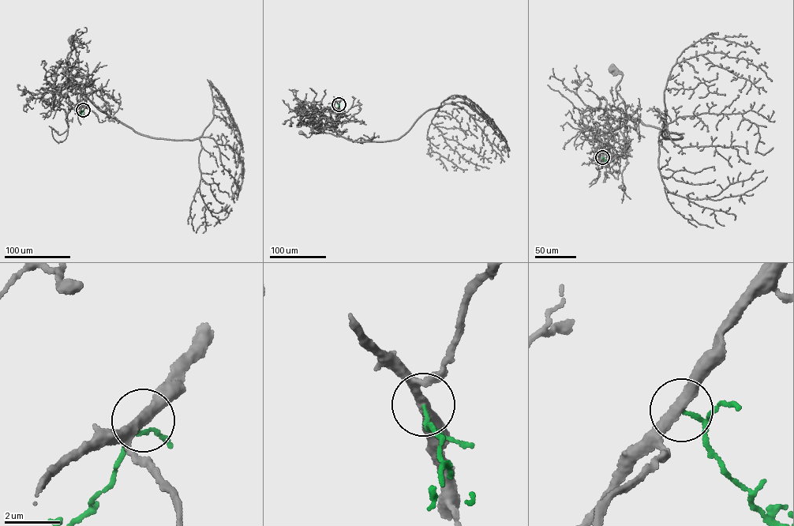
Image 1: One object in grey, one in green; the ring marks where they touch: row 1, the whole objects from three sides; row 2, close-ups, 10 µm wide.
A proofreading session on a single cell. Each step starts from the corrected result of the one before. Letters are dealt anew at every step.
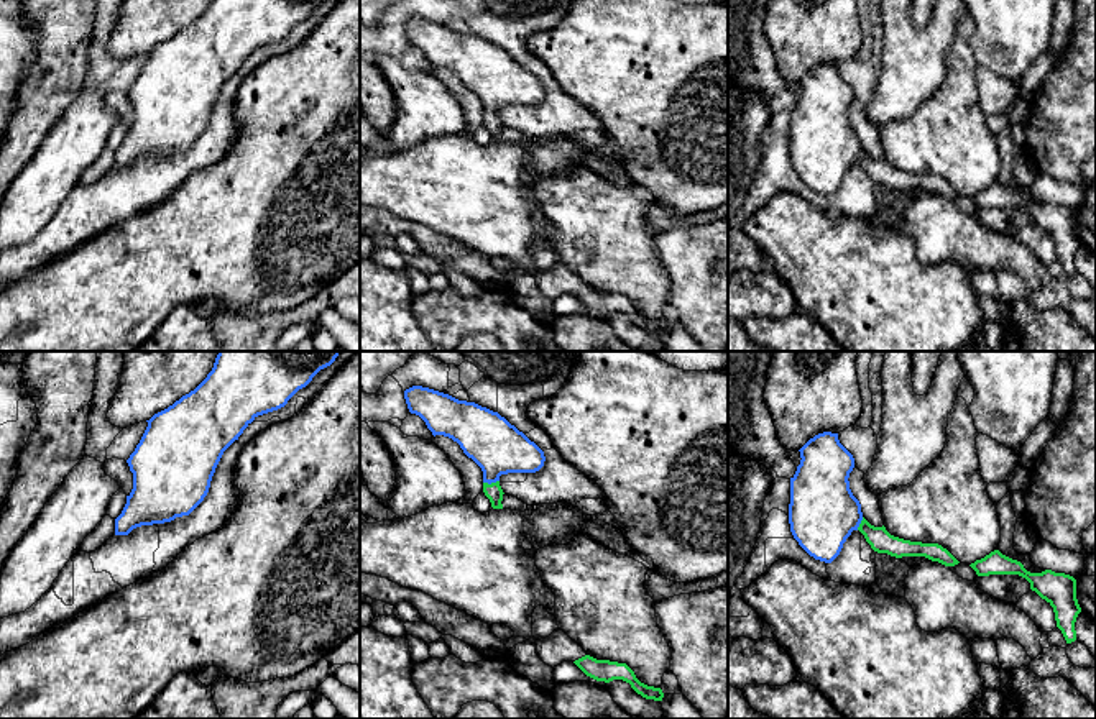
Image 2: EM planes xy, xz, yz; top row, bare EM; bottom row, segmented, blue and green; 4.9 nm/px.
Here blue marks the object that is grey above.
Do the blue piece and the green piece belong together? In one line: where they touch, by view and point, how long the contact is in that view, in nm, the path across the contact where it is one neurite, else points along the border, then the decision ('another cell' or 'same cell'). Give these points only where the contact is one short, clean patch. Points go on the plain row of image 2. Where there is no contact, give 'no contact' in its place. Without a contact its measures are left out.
contact xz (490, 115); length 80 nm; way xz (490, 73), (490, 115), (493, 123); same cell

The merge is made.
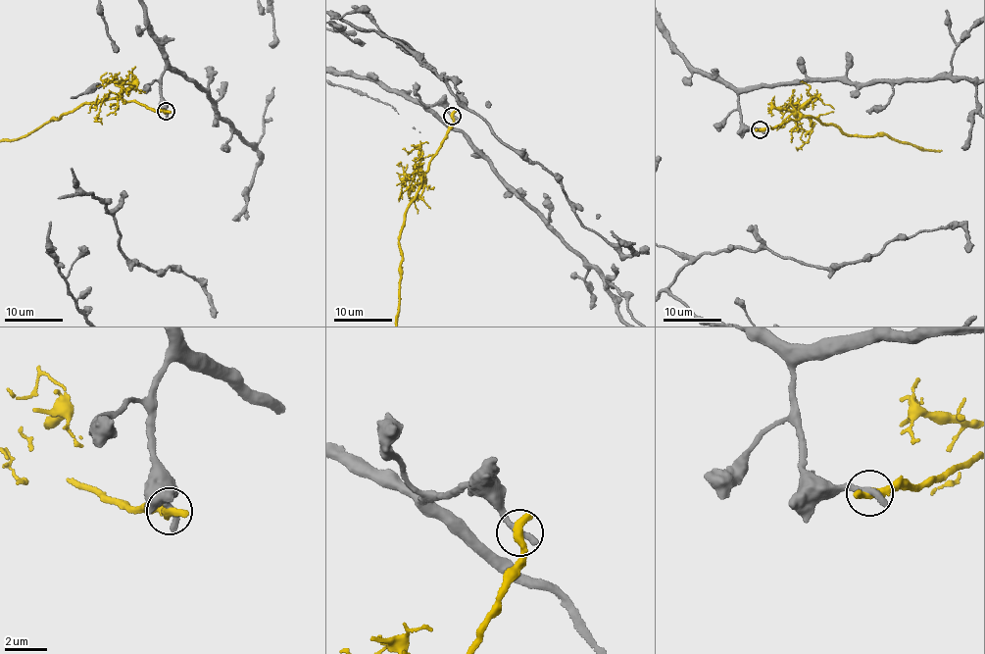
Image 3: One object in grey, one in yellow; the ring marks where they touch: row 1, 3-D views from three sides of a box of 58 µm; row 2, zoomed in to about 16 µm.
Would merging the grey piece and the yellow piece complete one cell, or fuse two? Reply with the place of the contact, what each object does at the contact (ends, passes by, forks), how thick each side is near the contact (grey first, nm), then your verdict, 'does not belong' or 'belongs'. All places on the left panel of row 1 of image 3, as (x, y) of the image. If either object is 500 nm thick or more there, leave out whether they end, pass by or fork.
place (166, 111); calibres 400 and 500 nm; does not belong

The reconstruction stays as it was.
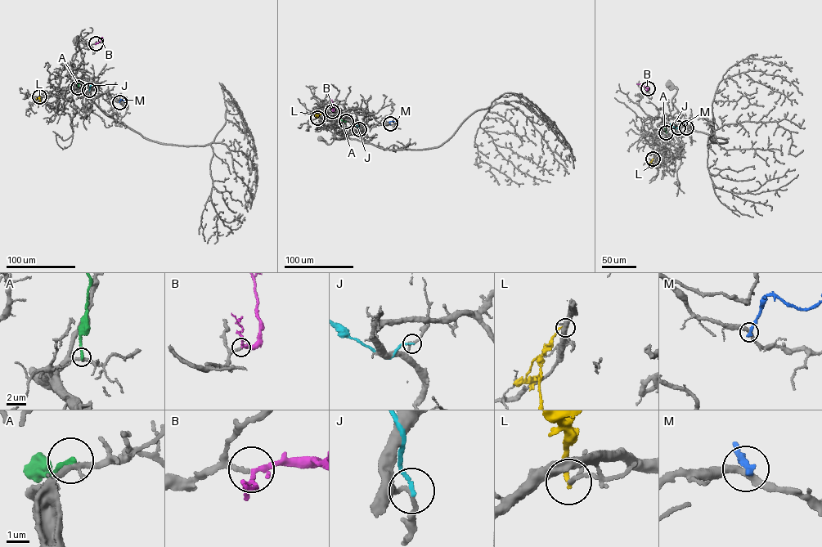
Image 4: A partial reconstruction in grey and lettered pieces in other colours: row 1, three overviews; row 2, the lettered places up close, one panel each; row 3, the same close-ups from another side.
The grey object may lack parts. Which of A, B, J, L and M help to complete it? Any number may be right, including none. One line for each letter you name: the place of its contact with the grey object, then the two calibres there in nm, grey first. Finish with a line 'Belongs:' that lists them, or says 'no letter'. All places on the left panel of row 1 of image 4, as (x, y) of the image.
B: (96, 43) | 180/180 nm
Belongs: B

